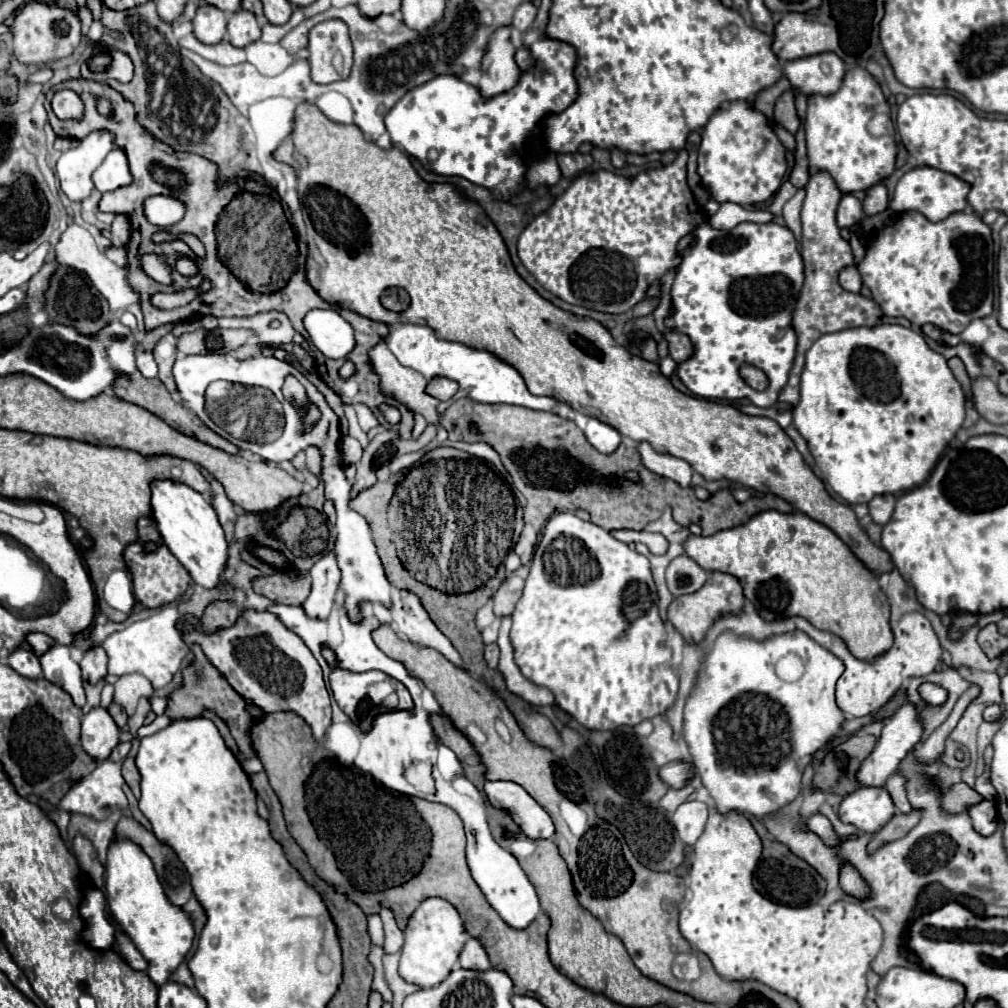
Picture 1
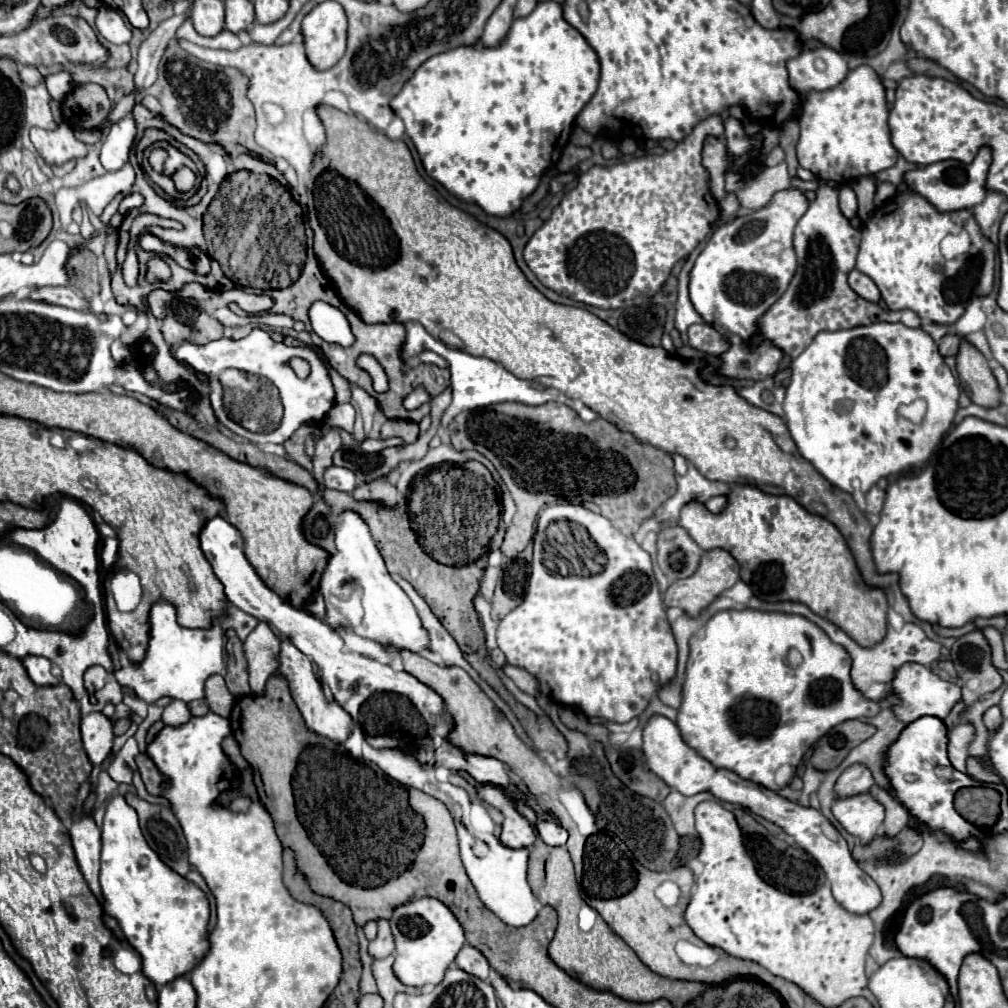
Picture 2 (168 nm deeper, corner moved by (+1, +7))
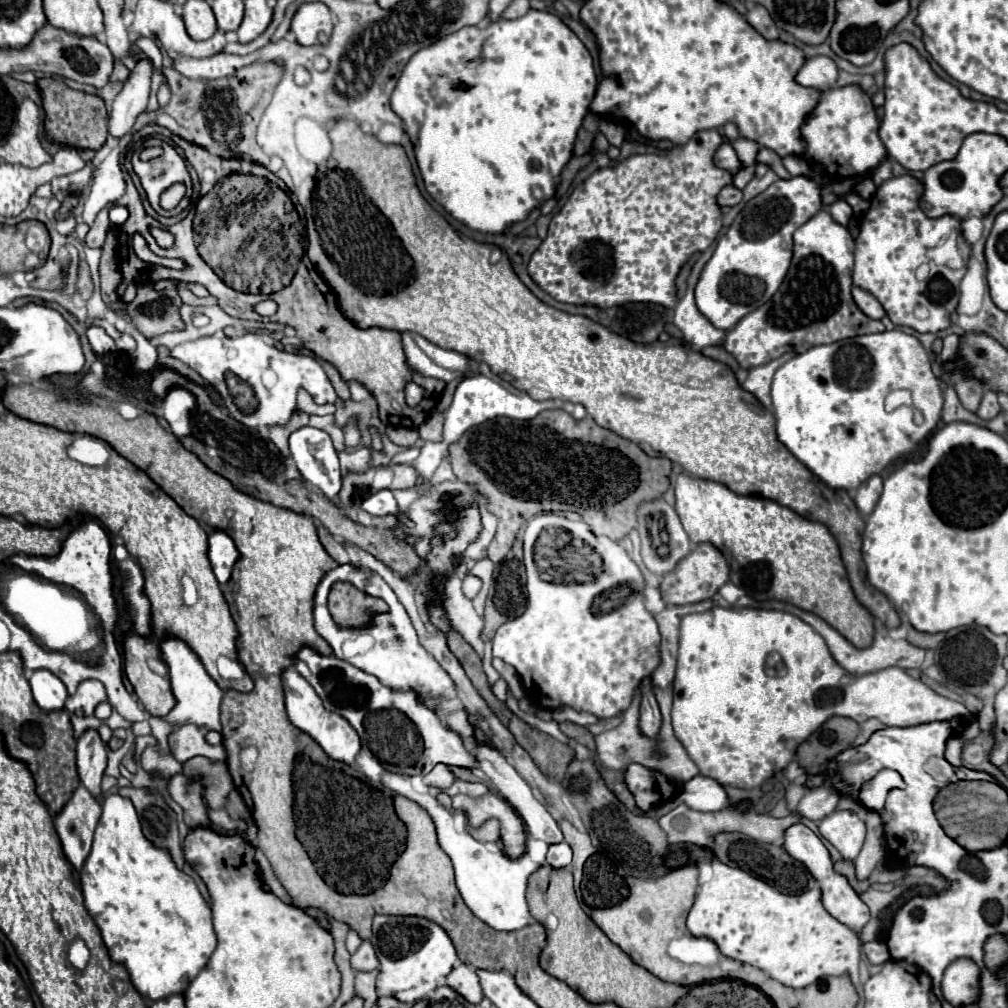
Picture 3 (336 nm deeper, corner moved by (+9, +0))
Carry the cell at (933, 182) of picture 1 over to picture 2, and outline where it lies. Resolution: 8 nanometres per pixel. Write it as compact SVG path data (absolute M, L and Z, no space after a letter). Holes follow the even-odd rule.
M982 146L970 164L958 162L958 160L934 162L908 172L904 176L904 182L910 186L912 192L924 196L940 212L952 212L952 210L964 210L964 208L970 210L976 204L980 204L986 196L986 176L988 176L990 162L992 162L992 150L988 146Z

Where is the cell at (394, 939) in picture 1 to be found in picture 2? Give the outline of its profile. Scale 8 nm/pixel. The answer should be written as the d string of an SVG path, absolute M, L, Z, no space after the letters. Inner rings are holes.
M378 920L378 936L374 940L370 940L368 954L372 958L386 958L392 952L394 952L394 938L390 932L390 924L388 924L388 920Z

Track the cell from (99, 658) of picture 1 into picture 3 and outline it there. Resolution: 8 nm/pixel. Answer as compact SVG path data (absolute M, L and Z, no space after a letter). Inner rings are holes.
M86 679L78 685L78 691L74 693L74 697L68 697L66 709L76 715L92 715L94 707L102 701L106 701L104 685L96 679Z

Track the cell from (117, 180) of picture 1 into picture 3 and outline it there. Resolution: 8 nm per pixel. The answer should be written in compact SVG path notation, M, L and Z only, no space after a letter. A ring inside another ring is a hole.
M138 61L136 69L132 71L130 79L124 83L124 89L114 99L110 117L108 117L108 135L110 137L124 137L132 131L136 117L148 105L150 93L150 61Z

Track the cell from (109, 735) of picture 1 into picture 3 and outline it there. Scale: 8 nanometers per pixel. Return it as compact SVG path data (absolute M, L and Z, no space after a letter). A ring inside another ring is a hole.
M88 729L78 737L78 775L82 785L102 803L100 779L106 769L106 745L102 743L98 731Z

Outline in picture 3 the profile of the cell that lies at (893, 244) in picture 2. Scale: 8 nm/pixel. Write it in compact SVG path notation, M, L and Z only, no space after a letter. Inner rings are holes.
M912 175L892 177L884 181L870 199L870 209L864 215L860 233L856 237L856 263L854 263L854 285L870 291L886 309L886 315L894 325L906 325L920 333L938 333L952 325L950 317L958 307L960 281L966 267L952 271L948 267L938 267L926 257L926 249L934 247L936 241L950 235L960 221L952 215L930 219L918 207L922 195L922 183ZM928 263L928 281L916 279L916 269Z

